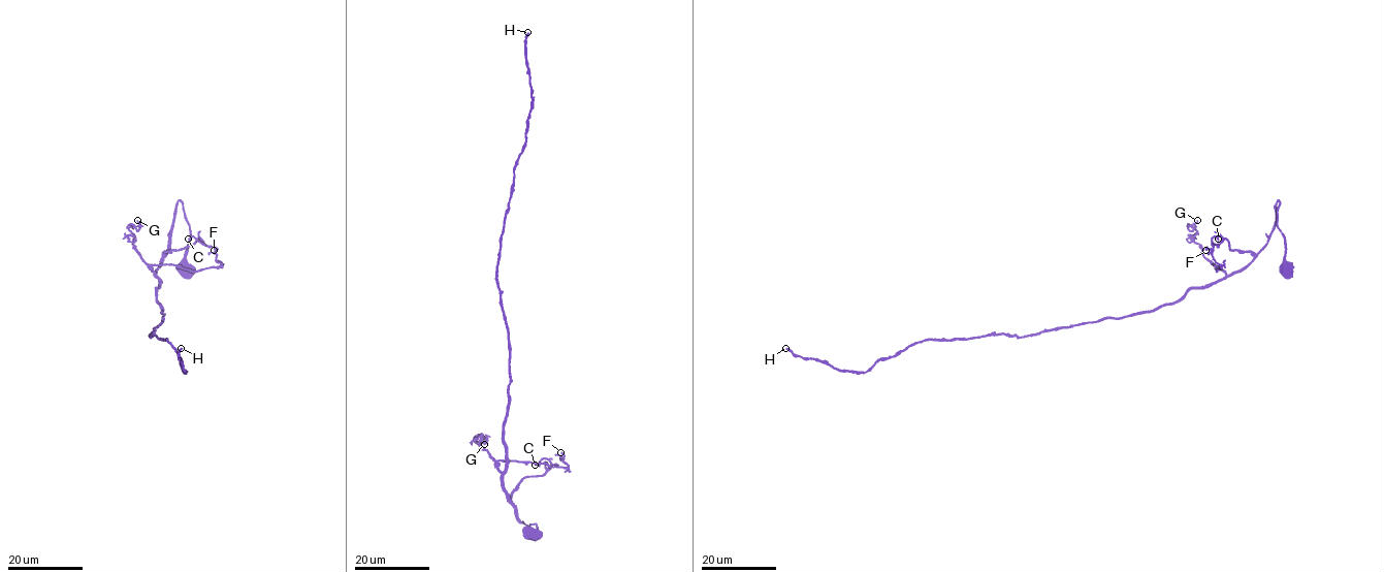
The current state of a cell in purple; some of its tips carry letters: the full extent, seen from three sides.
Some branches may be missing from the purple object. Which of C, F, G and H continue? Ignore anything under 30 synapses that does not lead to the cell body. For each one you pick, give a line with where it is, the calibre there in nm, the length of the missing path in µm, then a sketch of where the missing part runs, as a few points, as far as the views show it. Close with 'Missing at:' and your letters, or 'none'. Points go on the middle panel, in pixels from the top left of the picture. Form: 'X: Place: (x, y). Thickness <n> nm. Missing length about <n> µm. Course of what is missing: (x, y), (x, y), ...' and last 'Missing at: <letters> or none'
H: Place: (527, 32). Thickness 240 nm. Missing length about 180 µm
Missing at: H

